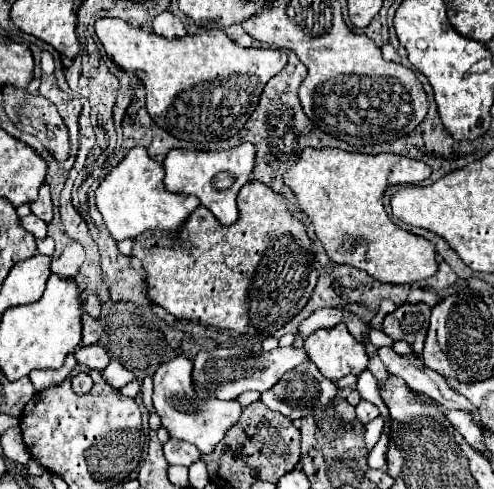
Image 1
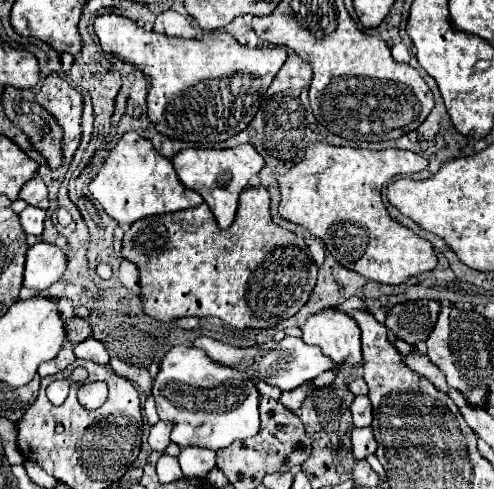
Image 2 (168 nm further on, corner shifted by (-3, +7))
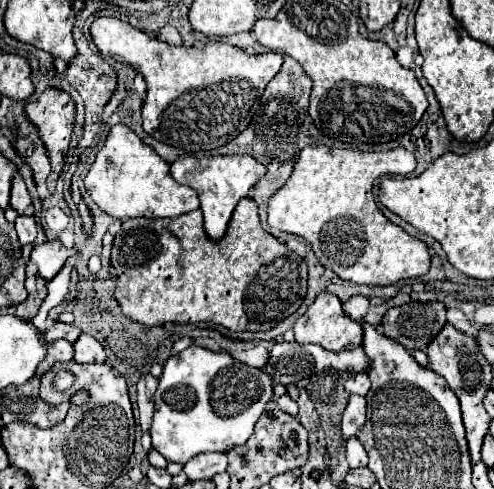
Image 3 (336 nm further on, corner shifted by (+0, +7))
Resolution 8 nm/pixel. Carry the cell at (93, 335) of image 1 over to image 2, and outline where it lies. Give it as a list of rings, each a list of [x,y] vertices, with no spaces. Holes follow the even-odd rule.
[[[68,318],[64,320],[64,330],[66,330],[66,340],[70,340],[72,344],[86,340],[88,336],[92,336],[92,328],[88,324],[88,320],[84,318]]]

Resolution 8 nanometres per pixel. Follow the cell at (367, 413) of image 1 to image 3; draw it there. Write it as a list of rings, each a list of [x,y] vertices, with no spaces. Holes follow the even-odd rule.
[[[351,394],[349,404],[343,412],[343,436],[345,438],[351,438],[359,432],[359,428],[365,424],[365,412],[367,412],[365,398]]]

